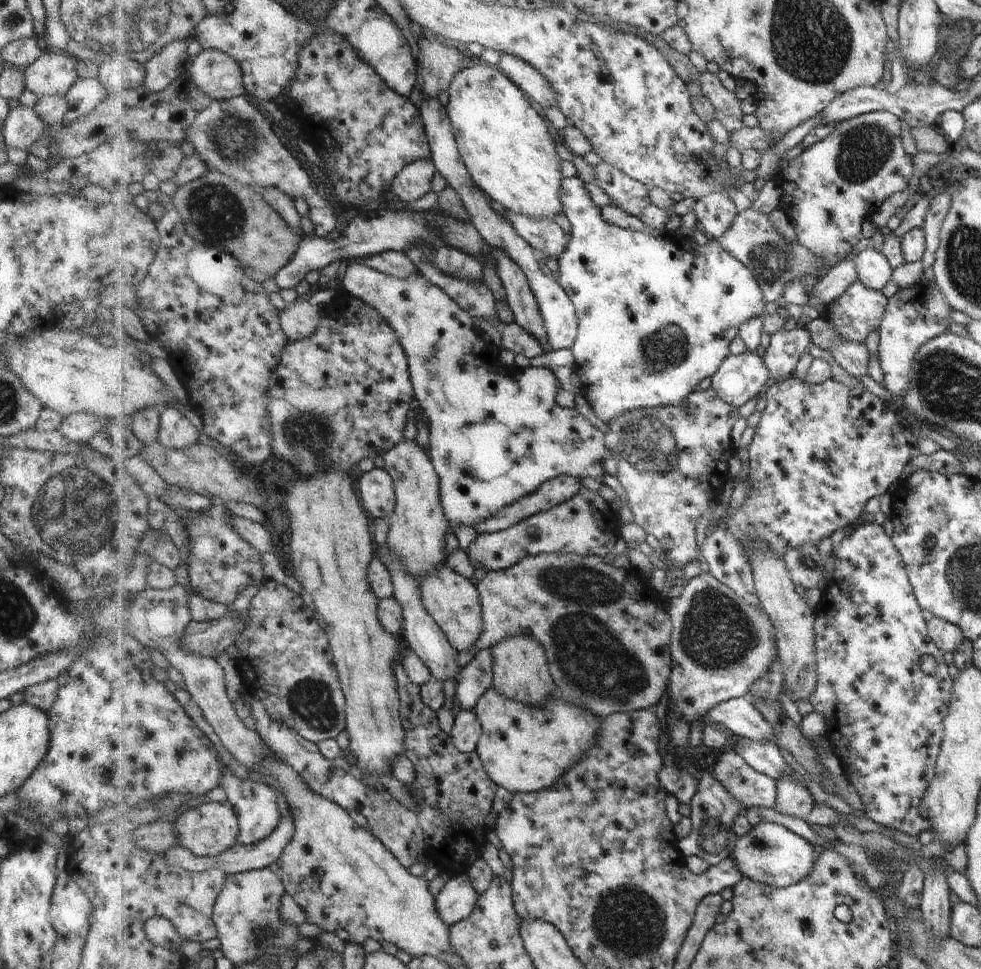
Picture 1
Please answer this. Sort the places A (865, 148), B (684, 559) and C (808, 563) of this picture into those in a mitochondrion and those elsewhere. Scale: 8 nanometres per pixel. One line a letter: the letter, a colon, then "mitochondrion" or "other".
A: mitochondrion
B: other
C: mitochondrion

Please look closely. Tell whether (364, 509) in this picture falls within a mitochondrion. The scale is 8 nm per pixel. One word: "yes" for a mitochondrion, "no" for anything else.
no

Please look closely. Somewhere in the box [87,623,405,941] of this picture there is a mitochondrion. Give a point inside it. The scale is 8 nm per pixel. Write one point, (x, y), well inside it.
(312, 700)

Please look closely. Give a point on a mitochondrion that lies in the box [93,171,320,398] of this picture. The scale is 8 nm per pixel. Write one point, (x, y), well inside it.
(218, 214)

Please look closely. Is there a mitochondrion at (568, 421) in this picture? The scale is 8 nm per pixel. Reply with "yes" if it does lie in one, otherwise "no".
no

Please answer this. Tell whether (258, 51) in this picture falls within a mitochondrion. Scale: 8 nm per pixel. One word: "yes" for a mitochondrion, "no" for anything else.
no

